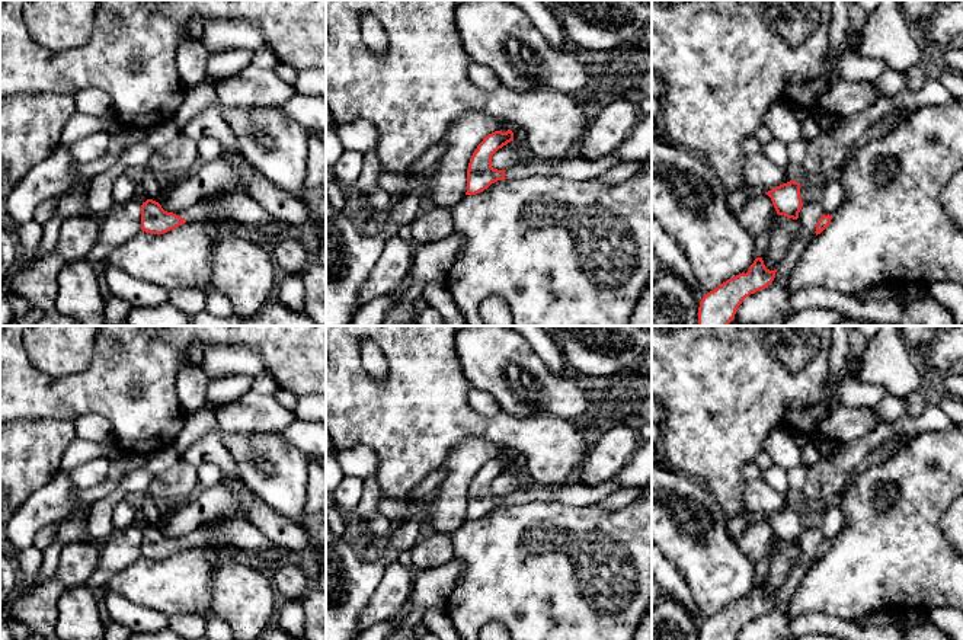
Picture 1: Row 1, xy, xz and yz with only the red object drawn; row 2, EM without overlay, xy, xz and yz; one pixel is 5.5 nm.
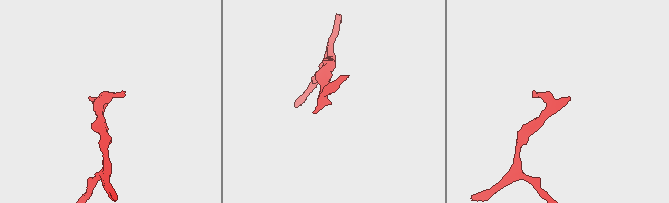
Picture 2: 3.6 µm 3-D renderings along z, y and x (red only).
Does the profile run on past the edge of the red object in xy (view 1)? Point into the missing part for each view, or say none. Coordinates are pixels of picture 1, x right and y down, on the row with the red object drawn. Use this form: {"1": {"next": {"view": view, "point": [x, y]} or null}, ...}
{"1": {"next": {"view": "xy", "point": [239, 207]}}}

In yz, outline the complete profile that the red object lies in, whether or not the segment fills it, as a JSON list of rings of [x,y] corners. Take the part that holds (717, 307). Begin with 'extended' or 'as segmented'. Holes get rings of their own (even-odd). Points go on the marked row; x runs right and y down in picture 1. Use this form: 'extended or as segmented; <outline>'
as segmented; [[[756,257],[746,273],[739,273],[716,289],[707,292],[700,301],[698,326],[727,326],[742,301],[767,288],[775,272],[765,268],[762,257]]]

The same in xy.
extended; [[[230,193],[211,199],[201,198],[177,214],[167,212],[159,202],[147,199],[141,205],[141,230],[150,234],[164,234],[185,223],[208,217],[233,218],[246,225],[281,221],[247,195]]]

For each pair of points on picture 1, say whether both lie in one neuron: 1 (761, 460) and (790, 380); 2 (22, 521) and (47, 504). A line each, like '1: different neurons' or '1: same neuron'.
1: different neurons
2: same neuron

